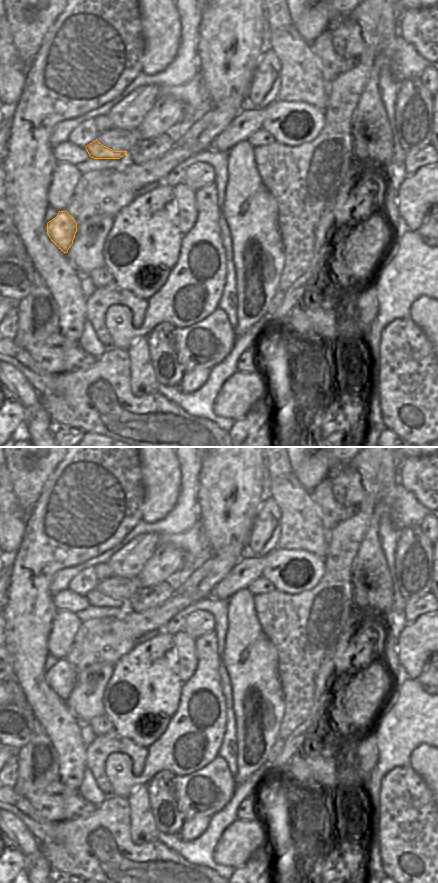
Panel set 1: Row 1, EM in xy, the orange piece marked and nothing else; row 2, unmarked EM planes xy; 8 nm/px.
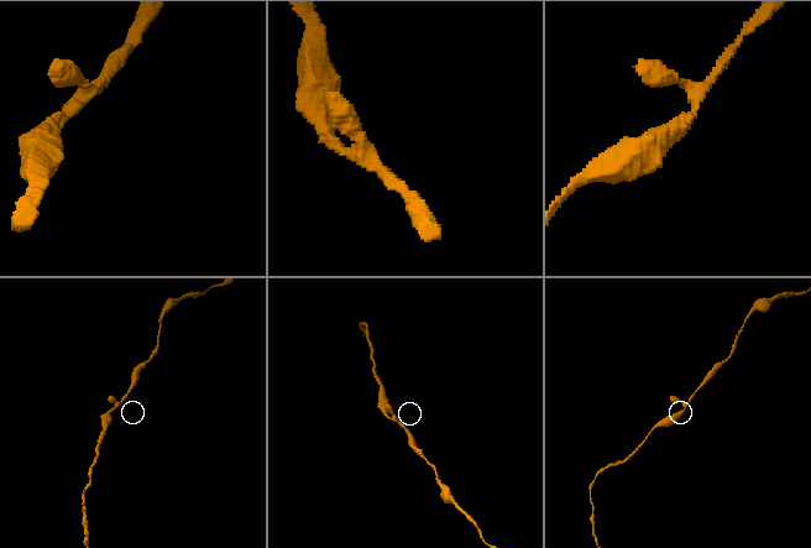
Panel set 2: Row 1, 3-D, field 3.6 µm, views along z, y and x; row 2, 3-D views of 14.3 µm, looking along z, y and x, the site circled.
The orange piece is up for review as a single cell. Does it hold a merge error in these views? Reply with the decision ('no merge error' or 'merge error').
no merge error

